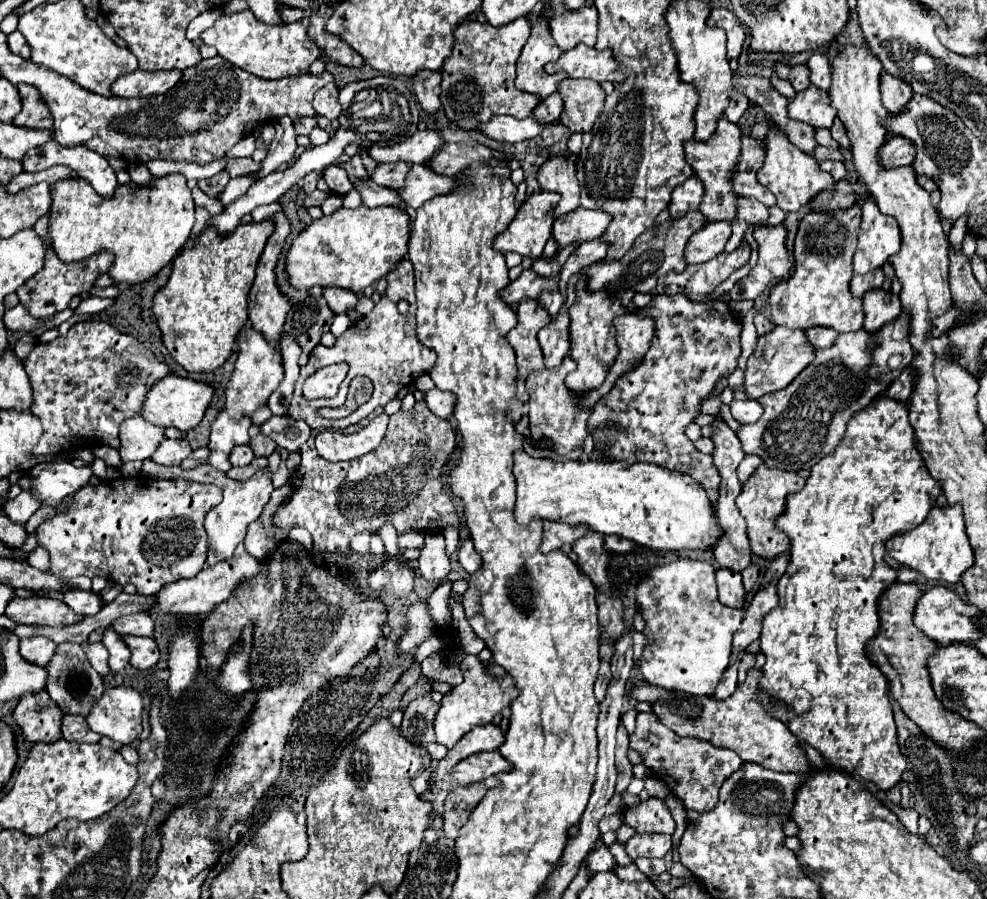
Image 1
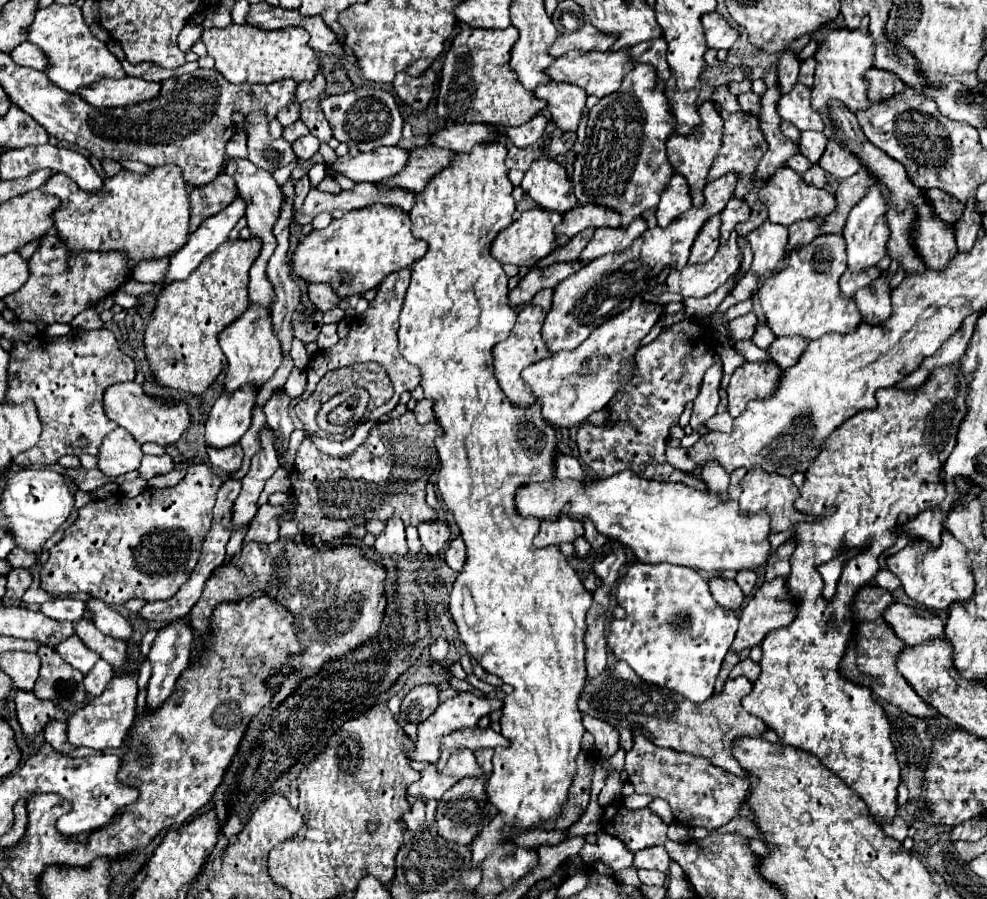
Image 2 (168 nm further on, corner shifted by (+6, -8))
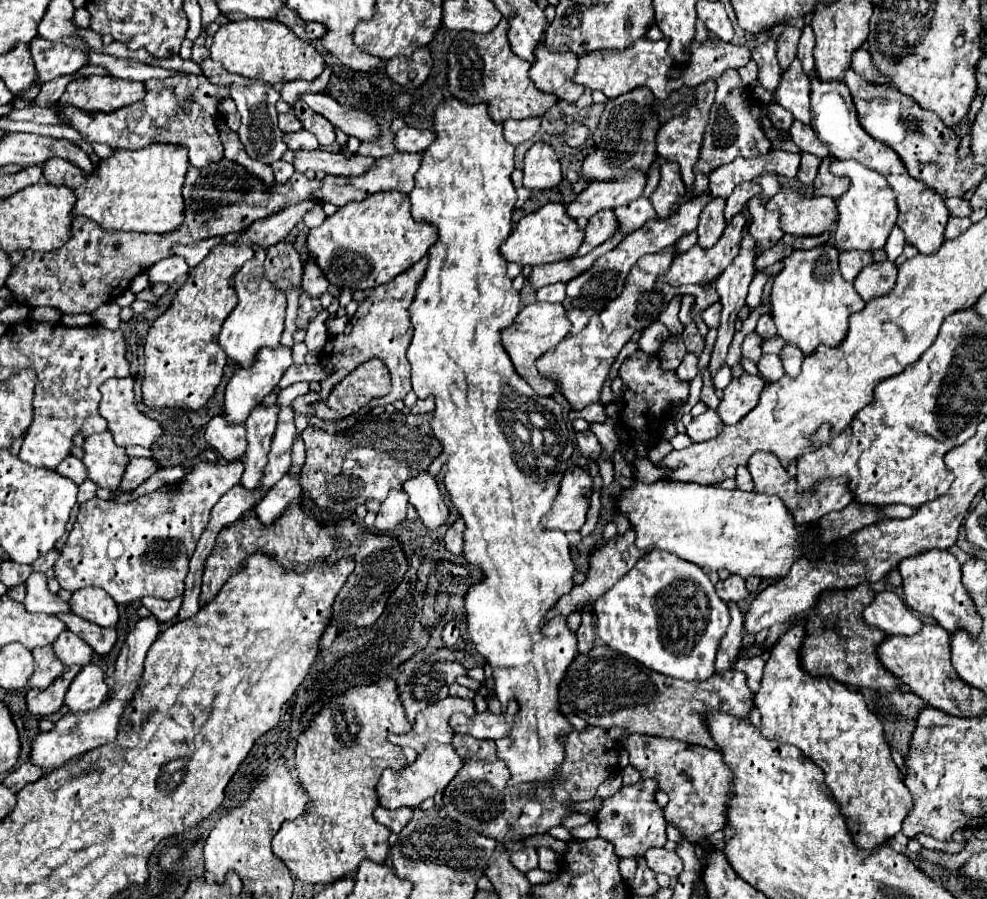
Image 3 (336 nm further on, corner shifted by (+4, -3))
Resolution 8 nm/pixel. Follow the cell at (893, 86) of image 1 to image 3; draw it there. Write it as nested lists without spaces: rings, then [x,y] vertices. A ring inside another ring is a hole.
[[[860,47],[860,51],[854,51],[854,55],[852,55],[852,69],[858,75],[862,75],[868,83],[872,83],[872,85],[884,85],[888,81],[888,77],[878,73],[878,69],[874,67],[874,63],[870,59],[870,53],[864,47]]]

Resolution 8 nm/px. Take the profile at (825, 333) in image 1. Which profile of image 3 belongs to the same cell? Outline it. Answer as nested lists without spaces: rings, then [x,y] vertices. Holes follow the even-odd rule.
[[[786,345],[780,353],[780,359],[782,359],[782,365],[784,365],[784,371],[788,377],[796,377],[800,373],[800,365],[802,365],[802,359],[804,355],[798,351],[798,347],[794,345]]]

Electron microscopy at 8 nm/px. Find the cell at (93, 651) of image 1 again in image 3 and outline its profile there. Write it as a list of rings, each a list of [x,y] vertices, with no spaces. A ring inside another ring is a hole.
[[[62,631],[58,635],[58,639],[52,643],[52,649],[56,653],[56,657],[64,663],[64,665],[88,665],[94,651],[92,647],[88,647],[88,643],[80,641],[76,635],[72,635],[70,631]]]

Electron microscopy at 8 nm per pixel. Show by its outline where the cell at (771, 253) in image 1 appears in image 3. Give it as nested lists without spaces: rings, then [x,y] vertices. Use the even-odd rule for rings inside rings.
[[[752,197],[748,201],[748,213],[752,217],[748,231],[762,245],[758,253],[764,253],[766,249],[770,249],[784,235],[778,225],[776,211],[768,211],[764,205],[766,205],[766,199],[762,197]]]

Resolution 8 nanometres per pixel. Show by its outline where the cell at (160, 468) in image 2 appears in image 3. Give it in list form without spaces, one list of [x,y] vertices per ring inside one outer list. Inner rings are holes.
[[[130,459],[128,467],[126,467],[124,475],[122,475],[118,491],[132,491],[132,489],[136,489],[138,485],[142,485],[156,471],[158,471],[158,465],[152,459]]]

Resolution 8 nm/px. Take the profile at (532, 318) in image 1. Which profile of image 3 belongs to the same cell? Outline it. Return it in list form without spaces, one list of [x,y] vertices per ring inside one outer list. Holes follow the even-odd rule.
[[[536,301],[536,303],[526,305],[518,313],[512,327],[508,327],[502,333],[502,345],[508,351],[518,375],[522,379],[526,379],[528,385],[542,397],[550,397],[556,391],[558,383],[554,379],[548,379],[548,377],[540,375],[540,371],[536,369],[536,359],[542,357],[548,349],[556,347],[564,339],[564,335],[568,335],[570,329],[572,329],[572,325],[568,323],[568,317],[564,315],[564,305],[562,303],[540,303],[540,301]]]

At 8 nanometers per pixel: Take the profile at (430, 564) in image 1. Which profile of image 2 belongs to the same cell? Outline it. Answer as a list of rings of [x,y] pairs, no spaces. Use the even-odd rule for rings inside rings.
[[[434,520],[434,522],[424,522],[418,526],[418,534],[420,534],[420,542],[422,542],[422,548],[426,550],[426,554],[430,558],[438,556],[446,542],[450,540],[450,528],[444,526],[440,520]]]

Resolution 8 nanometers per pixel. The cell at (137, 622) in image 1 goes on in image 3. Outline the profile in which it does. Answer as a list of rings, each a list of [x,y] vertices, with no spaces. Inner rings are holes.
[[[84,587],[70,597],[70,611],[100,627],[114,627],[118,623],[118,607],[112,597],[98,587]]]

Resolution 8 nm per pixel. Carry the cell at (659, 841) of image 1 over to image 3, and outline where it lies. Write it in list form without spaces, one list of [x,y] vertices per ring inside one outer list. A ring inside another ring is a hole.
[[[664,847],[648,849],[644,859],[654,873],[666,873],[668,877],[678,877],[682,871],[682,859],[676,855],[676,851],[668,851]]]

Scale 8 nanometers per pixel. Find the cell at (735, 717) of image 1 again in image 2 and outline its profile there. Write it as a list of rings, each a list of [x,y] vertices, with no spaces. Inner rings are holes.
[[[618,662],[614,668],[606,668],[598,678],[586,682],[578,700],[578,708],[582,714],[602,718],[612,726],[640,726],[644,736],[648,736],[658,746],[708,758],[712,764],[740,778],[750,778],[750,774],[734,760],[732,746],[736,738],[760,738],[768,730],[760,718],[748,714],[740,704],[740,700],[752,688],[753,684],[748,678],[738,676],[734,680],[726,680],[726,686],[720,694],[714,694],[702,704],[694,704],[686,698],[680,698],[676,692],[646,684],[632,672],[626,662]]]

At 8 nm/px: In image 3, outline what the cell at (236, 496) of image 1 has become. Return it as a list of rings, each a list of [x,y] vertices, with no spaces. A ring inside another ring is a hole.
[[[258,405],[252,409],[250,417],[246,419],[246,453],[244,453],[244,475],[242,485],[246,489],[260,487],[260,479],[264,475],[264,467],[268,461],[270,443],[276,431],[278,419],[278,405]]]

